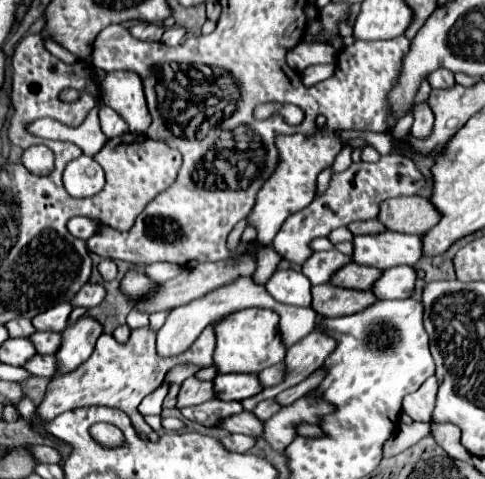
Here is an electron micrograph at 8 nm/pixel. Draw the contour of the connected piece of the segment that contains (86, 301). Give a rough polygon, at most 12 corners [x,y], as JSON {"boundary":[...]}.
{"boundary":[[85,283],[73,307],[97,307],[107,291],[101,283]]}

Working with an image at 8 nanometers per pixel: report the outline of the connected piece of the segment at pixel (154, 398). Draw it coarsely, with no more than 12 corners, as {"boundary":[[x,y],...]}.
{"boundary":[[167,383],[141,401],[141,415],[161,415]]}

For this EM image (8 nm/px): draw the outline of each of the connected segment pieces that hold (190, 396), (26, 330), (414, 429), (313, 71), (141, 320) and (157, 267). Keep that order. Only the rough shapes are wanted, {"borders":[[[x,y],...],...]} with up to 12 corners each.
{"borders":[[[189,377],[181,383],[177,407],[213,399],[213,383]],[[29,319],[5,323],[11,337],[35,333]],[[399,423],[385,443],[383,455],[393,457],[429,433],[429,423]],[[315,65],[301,73],[307,87],[329,79],[335,65]],[[131,311],[127,315],[129,329],[149,325],[149,313]],[[169,262],[153,263],[144,273],[159,285],[175,279],[185,268]]]}

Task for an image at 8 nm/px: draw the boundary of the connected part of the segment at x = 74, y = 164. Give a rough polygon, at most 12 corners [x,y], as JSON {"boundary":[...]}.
{"boundary":[[82,154],[65,167],[69,195],[103,189],[101,165]]}

